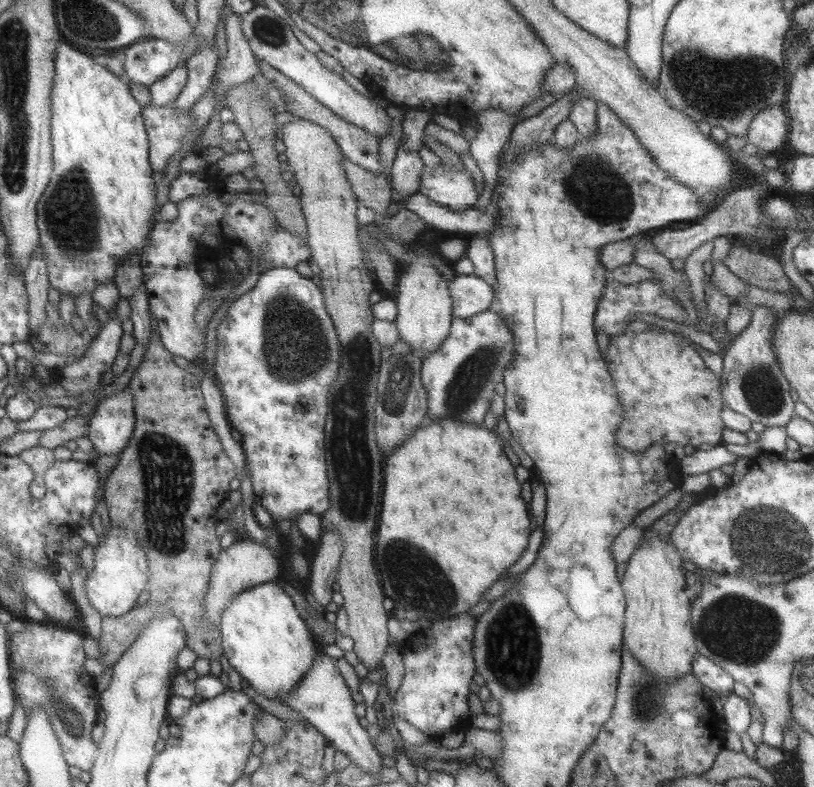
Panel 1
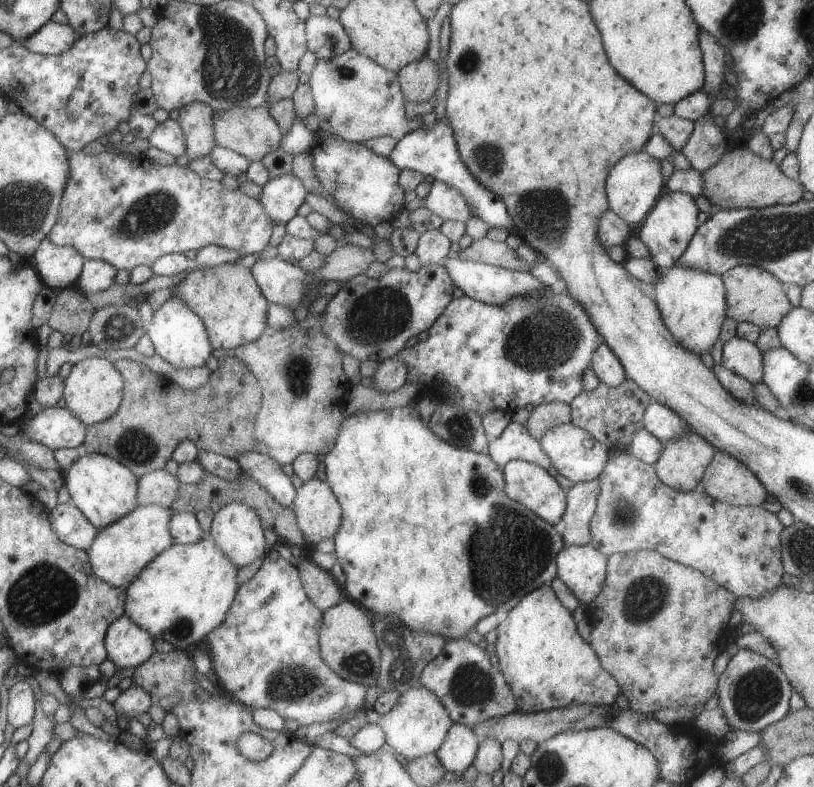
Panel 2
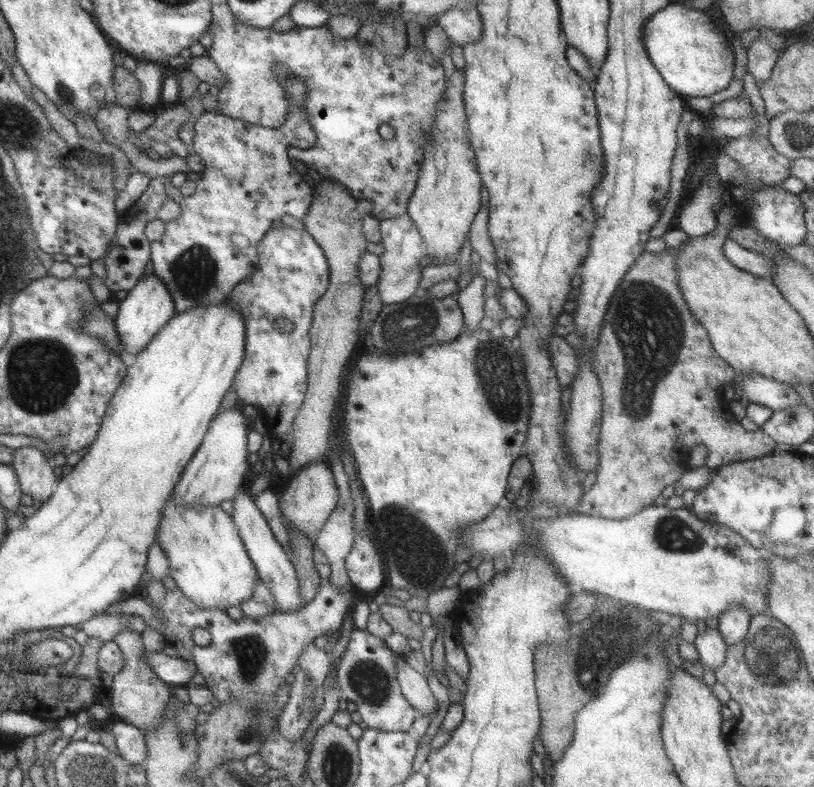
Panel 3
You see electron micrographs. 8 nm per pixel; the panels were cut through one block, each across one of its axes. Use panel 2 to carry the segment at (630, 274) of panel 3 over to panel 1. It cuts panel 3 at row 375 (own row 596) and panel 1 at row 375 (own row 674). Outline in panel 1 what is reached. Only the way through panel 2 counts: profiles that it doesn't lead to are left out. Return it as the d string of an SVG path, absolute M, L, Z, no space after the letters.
M657 326L655 327L656 329L651 329L651 331L639 333L627 330L620 336L610 337L607 351L602 354L608 373L611 375L615 391L617 391L618 402L621 403L622 406L623 420L615 433L617 444L622 446L626 451L634 453L644 451L651 443L662 446L667 442L674 442L682 447L689 445L694 448L714 447L715 445L721 444L721 431L724 426L720 417L720 410L723 408L723 400L720 395L720 390L718 389L718 376L711 372L709 368L705 367L697 351L687 344L687 341L683 339L684 336L681 335L681 333L673 333L662 328L657 329Z

